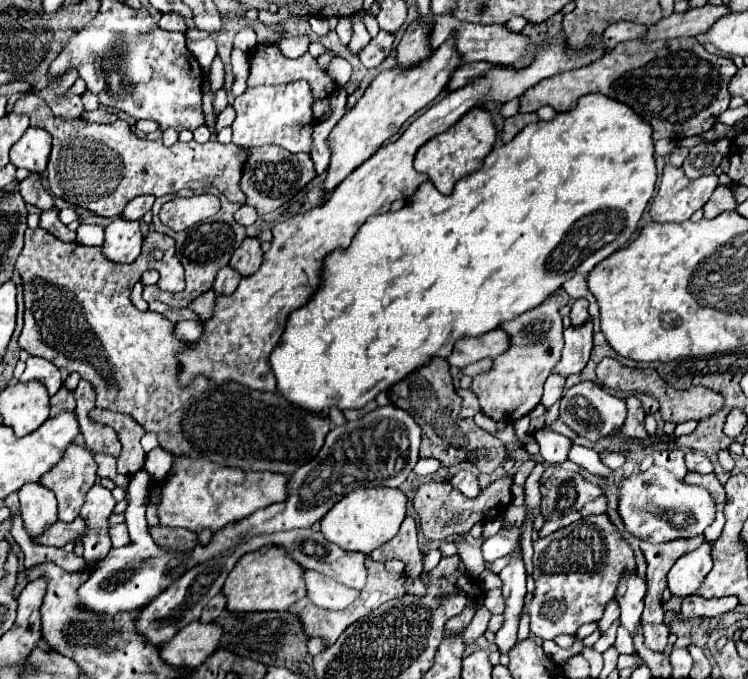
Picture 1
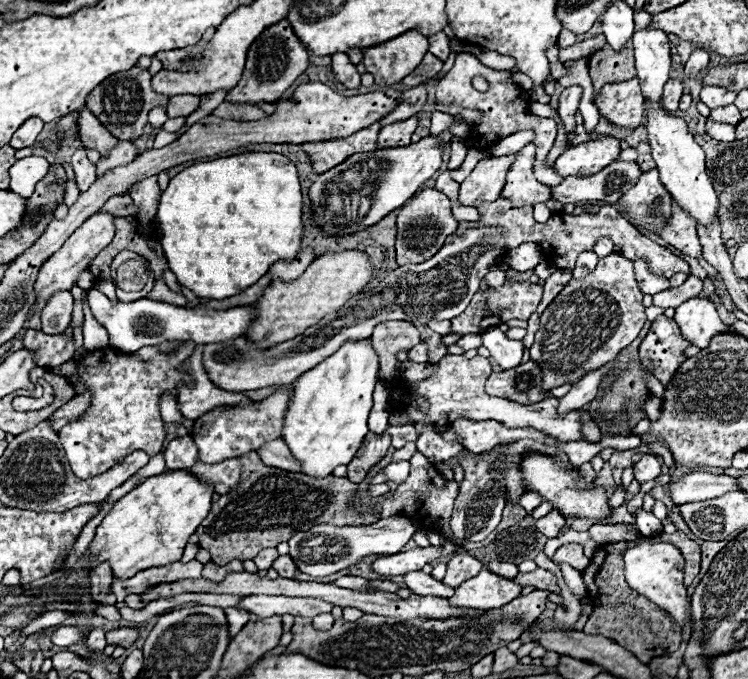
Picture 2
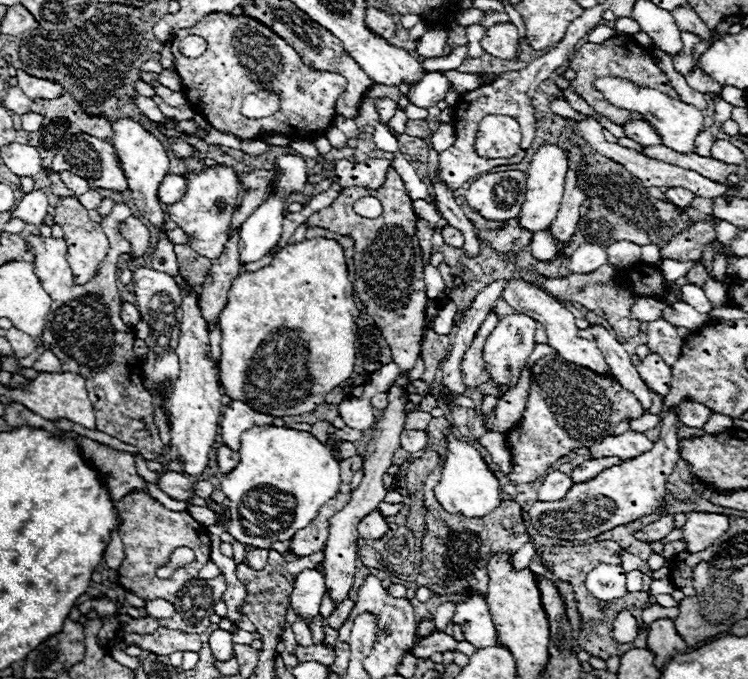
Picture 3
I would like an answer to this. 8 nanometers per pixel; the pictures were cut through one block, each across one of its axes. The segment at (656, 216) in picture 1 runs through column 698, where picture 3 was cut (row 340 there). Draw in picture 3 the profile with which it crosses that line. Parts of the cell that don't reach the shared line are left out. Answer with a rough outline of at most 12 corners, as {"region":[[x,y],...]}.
{"region":[[196,294],[182,298],[180,374],[168,400],[172,446],[202,474],[222,394]]}

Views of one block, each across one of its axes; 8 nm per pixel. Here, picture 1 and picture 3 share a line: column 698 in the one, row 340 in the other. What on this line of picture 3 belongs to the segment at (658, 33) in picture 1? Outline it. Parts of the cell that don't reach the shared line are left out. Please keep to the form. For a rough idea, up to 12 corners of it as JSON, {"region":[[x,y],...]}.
{"region":[[16,328],[6,332],[16,358],[26,358],[36,350],[36,342]]}

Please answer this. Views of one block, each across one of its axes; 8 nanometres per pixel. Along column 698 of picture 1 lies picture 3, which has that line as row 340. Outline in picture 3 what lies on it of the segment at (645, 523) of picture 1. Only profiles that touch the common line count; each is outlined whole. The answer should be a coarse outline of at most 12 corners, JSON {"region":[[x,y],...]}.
{"region":[[504,316],[484,346],[486,366],[514,386],[534,350],[536,320]]}

